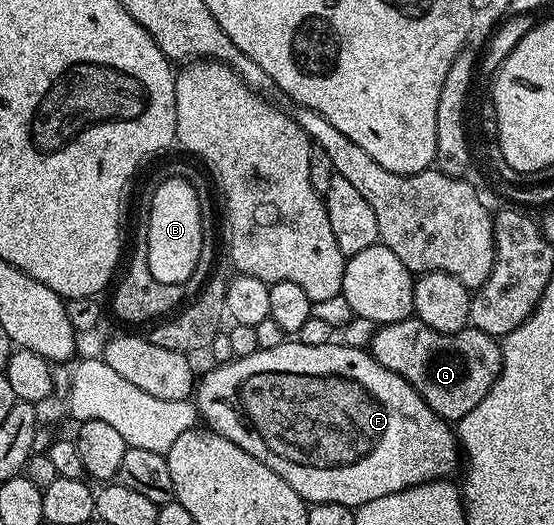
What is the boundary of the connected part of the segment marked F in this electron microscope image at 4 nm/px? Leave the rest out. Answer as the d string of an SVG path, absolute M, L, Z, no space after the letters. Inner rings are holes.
M294 339L284 340L281 347L259 348L253 355L236 357L227 364L216 364L204 377L202 374L198 378L197 388L193 394L193 404L199 410L199 416L205 422L206 428L227 437L233 443L241 446L249 455L253 455L253 459L265 463L265 467L269 467L274 473L281 475L281 479L285 479L285 483L289 483L289 487L293 487L293 491L297 491L297 495L302 501L311 505L341 503L358 507L369 503L370 500L381 499L382 496L405 491L406 488L425 481L450 478L450 473L455 468L458 470L461 465L461 450L456 430L443 418L438 417L425 403L425 399L421 399L421 395L417 395L414 387L405 379L401 379L401 375L381 367L381 363L377 363L366 348L355 348L340 343L321 347L305 347L305 343Z

